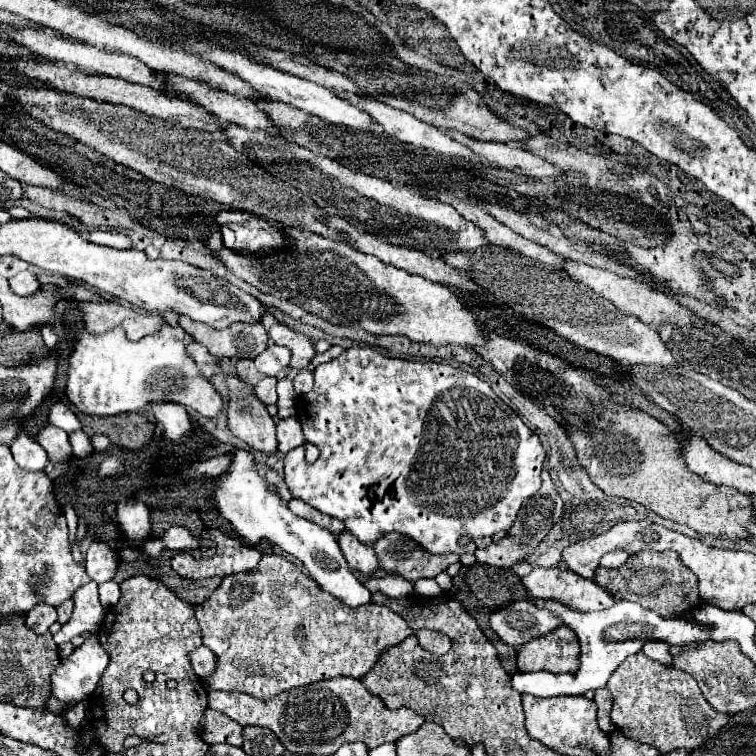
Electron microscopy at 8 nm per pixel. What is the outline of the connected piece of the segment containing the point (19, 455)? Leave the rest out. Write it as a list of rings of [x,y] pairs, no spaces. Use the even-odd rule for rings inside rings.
[[[24,431],[20,433],[18,439],[14,439],[12,451],[14,451],[14,461],[26,471],[44,471],[46,465],[50,463],[48,453],[44,453],[44,449],[40,449],[40,445],[32,441]]]

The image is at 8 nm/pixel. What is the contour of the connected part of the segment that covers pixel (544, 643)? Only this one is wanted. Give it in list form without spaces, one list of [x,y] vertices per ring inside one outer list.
[[[564,625],[544,637],[536,637],[518,649],[518,671],[574,673],[578,669],[580,645],[572,629]]]

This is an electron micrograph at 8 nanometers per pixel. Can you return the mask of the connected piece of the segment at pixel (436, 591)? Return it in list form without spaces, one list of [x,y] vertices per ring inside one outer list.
[[[420,579],[420,581],[414,581],[414,589],[420,597],[438,597],[442,591],[440,591],[440,585],[434,581],[434,579]]]

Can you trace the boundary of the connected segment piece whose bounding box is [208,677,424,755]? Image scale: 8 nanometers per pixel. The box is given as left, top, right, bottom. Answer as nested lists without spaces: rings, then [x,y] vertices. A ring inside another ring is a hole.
[[[334,677],[328,681],[296,687],[272,697],[270,701],[256,701],[240,691],[208,691],[210,709],[222,711],[240,725],[260,725],[272,729],[282,745],[294,755],[332,755],[340,745],[362,741],[370,749],[382,743],[396,743],[400,737],[414,733],[424,719],[412,709],[400,707],[390,711],[380,697],[370,693],[360,679]]]

